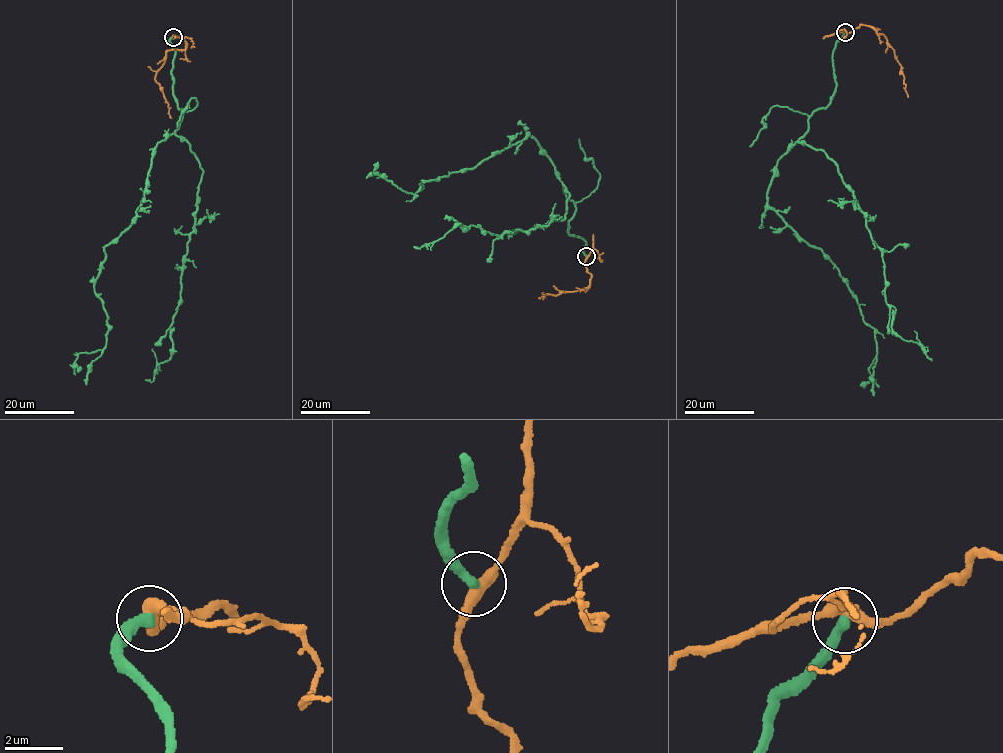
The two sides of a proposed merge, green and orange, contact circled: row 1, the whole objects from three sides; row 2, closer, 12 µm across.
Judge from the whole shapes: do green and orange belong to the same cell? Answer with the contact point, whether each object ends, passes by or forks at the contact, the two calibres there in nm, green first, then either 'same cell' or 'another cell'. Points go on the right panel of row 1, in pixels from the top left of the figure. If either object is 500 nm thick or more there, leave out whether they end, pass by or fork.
place (845, 32); green ends; orange passes by; calibres 400 and 420 nm; another cell

